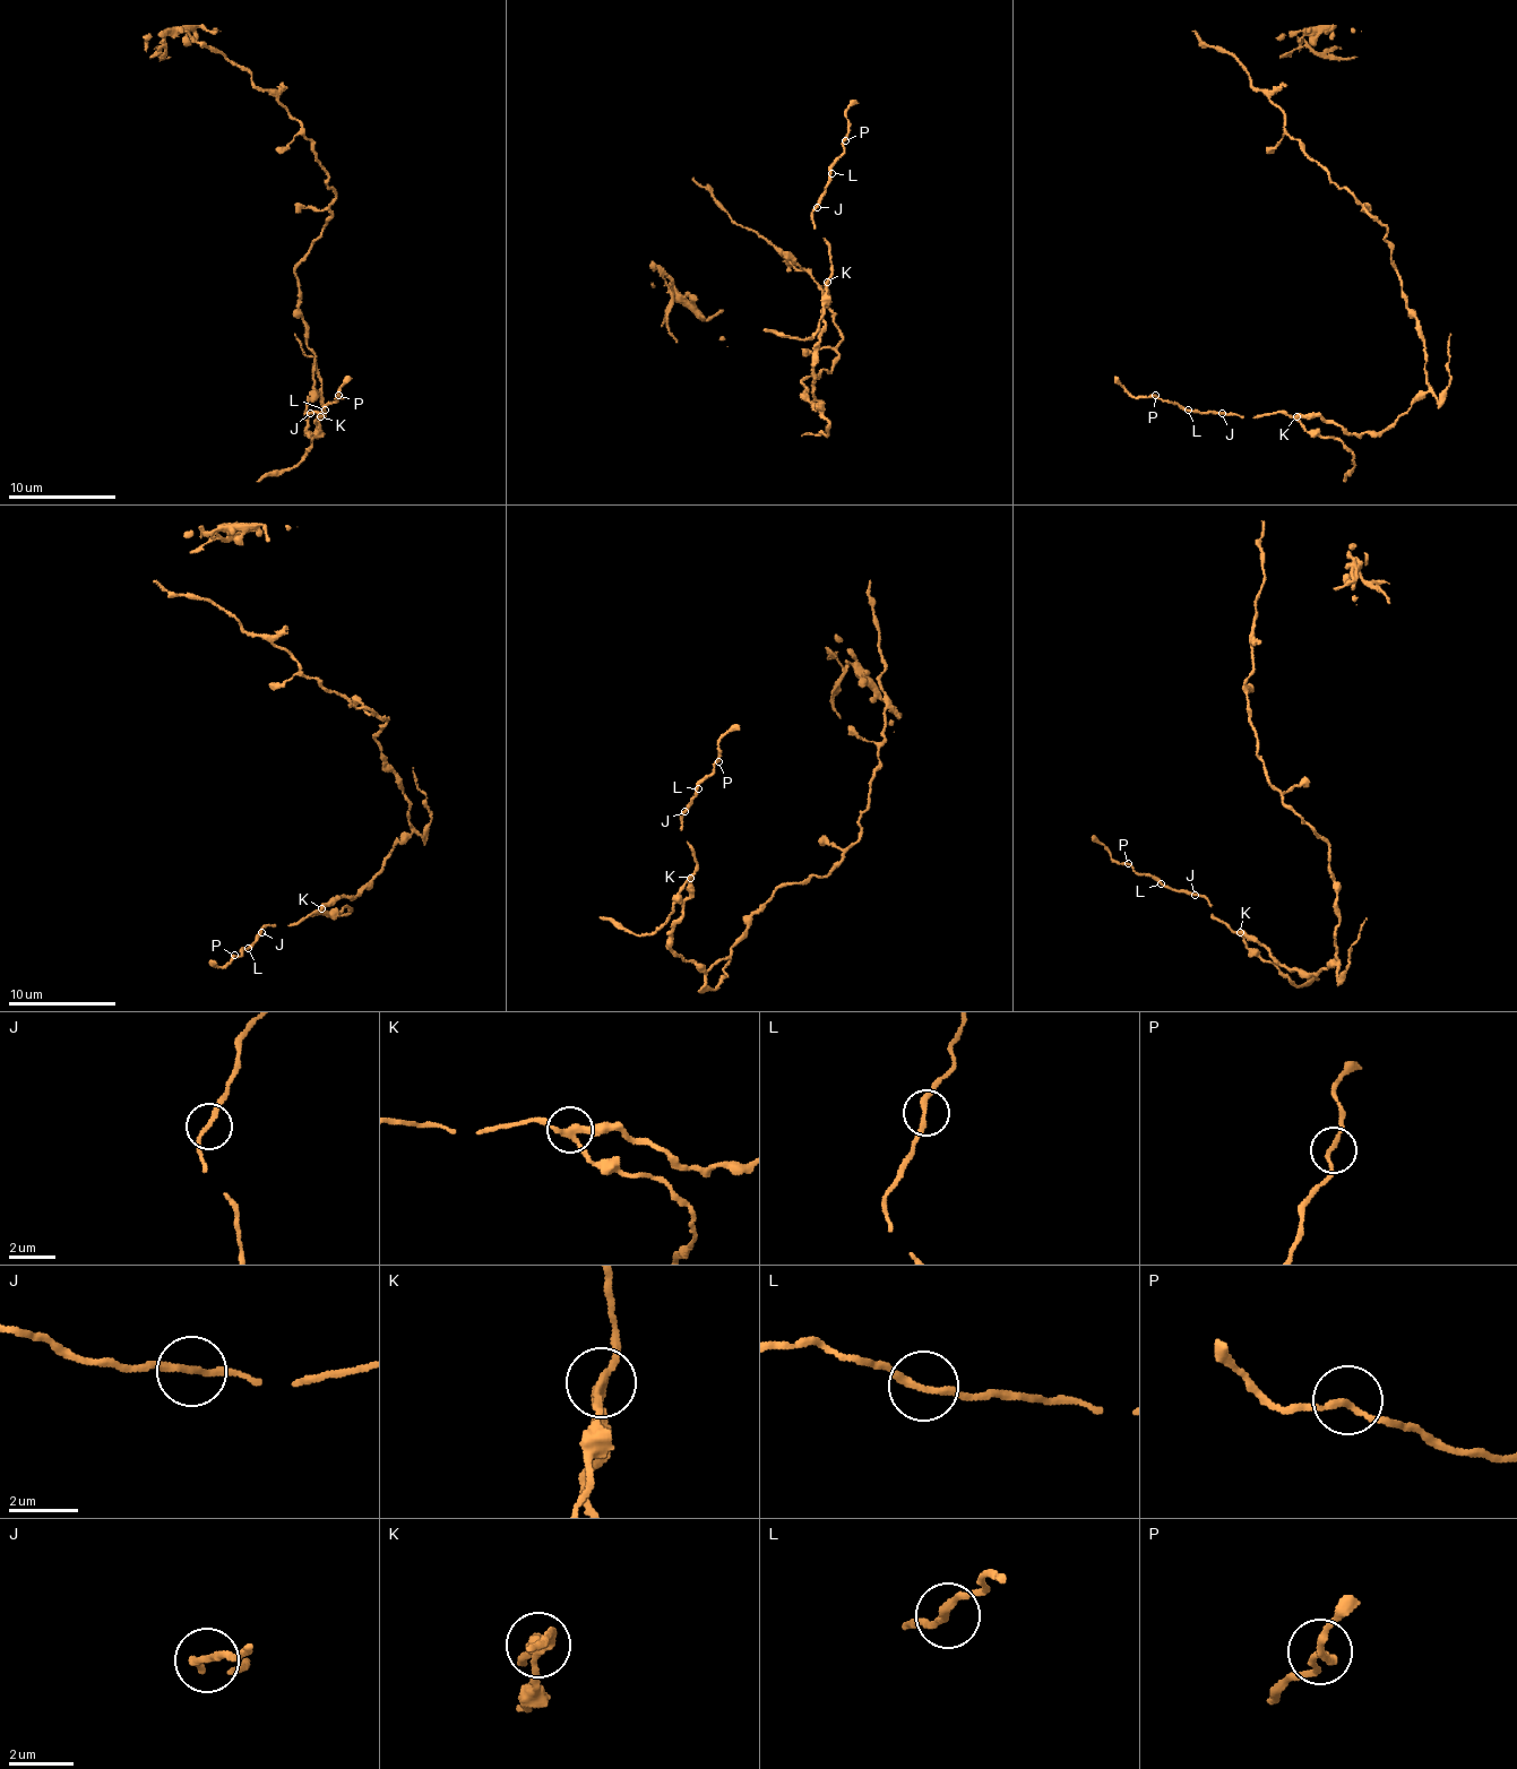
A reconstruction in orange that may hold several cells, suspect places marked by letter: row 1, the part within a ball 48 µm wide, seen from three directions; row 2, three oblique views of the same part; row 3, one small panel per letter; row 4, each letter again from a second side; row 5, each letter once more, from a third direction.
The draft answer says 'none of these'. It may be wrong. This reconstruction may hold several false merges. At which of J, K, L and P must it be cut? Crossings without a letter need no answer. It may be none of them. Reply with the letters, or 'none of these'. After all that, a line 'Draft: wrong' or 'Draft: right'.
K
Draft: wrong

